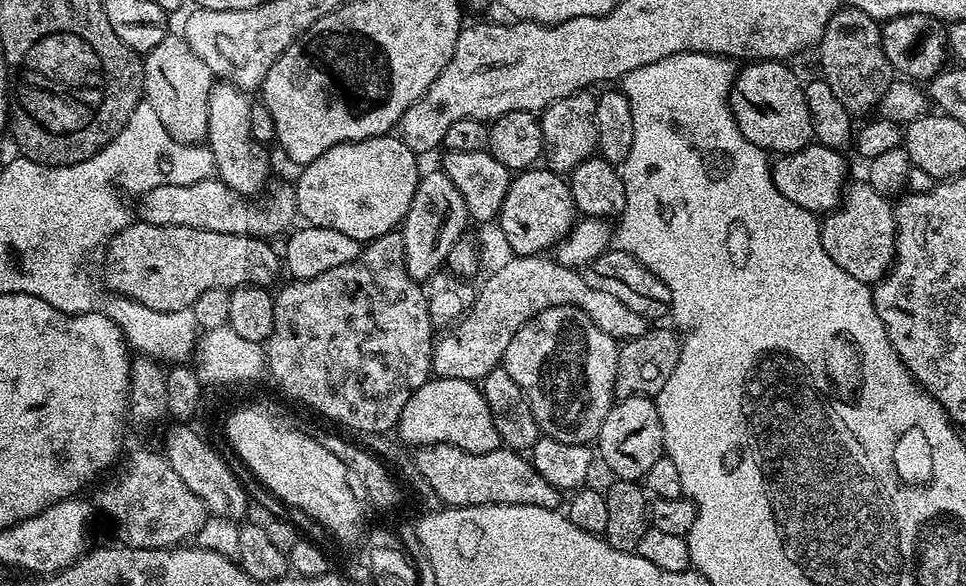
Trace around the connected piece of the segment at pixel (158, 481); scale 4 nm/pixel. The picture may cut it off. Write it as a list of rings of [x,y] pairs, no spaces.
[[[159,451],[132,452],[126,456],[115,465],[94,499],[95,507],[112,519],[120,539],[117,541],[129,548],[171,548],[195,537],[210,519],[202,498],[174,474],[174,466]]]

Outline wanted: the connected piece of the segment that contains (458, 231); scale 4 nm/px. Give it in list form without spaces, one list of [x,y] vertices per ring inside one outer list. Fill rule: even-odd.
[[[443,170],[425,171],[414,190],[414,202],[410,202],[410,210],[406,210],[399,229],[404,239],[404,261],[410,278],[426,282],[434,273],[441,271],[451,257],[453,246],[469,228],[470,217],[466,202],[462,202],[462,194],[458,194],[458,186],[450,182]]]

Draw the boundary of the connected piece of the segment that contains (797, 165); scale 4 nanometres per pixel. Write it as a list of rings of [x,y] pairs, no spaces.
[[[810,143],[797,152],[785,152],[775,157],[772,164],[774,186],[790,202],[802,206],[807,212],[827,214],[839,205],[849,183],[848,164],[835,148],[827,148],[818,143]]]

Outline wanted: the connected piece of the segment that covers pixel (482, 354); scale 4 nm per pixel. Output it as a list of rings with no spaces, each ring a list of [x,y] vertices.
[[[513,255],[512,260],[508,260],[488,281],[479,285],[476,293],[476,301],[468,308],[465,316],[461,316],[455,325],[454,331],[448,330],[443,333],[444,336],[436,345],[430,348],[430,372],[436,378],[462,378],[473,382],[483,381],[485,376],[490,374],[490,370],[501,367],[506,346],[510,346],[510,338],[530,322],[542,310],[550,310],[554,306],[574,306],[582,310],[598,326],[598,330],[603,330],[605,334],[610,334],[618,342],[633,340],[647,332],[650,327],[650,321],[642,314],[630,310],[626,302],[618,302],[614,294],[606,294],[603,290],[594,290],[594,286],[589,286],[586,278],[577,269],[567,268],[557,263],[554,258],[547,255],[539,256],[517,256]]]

